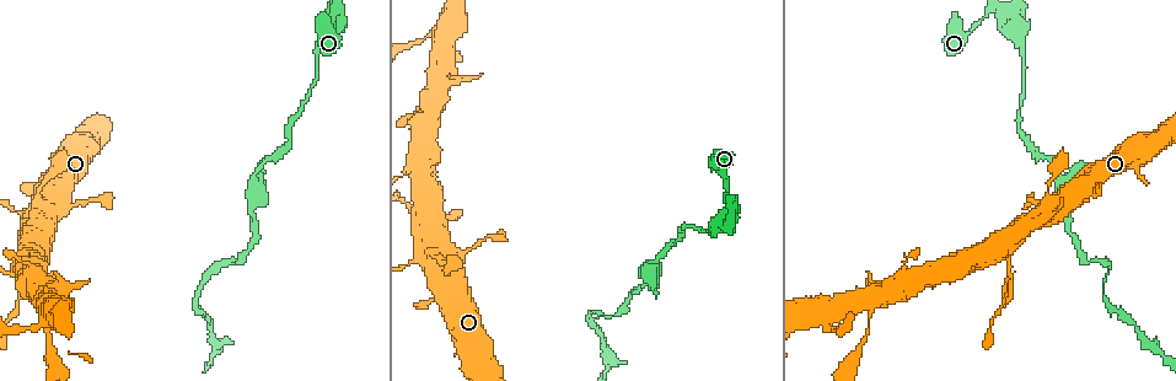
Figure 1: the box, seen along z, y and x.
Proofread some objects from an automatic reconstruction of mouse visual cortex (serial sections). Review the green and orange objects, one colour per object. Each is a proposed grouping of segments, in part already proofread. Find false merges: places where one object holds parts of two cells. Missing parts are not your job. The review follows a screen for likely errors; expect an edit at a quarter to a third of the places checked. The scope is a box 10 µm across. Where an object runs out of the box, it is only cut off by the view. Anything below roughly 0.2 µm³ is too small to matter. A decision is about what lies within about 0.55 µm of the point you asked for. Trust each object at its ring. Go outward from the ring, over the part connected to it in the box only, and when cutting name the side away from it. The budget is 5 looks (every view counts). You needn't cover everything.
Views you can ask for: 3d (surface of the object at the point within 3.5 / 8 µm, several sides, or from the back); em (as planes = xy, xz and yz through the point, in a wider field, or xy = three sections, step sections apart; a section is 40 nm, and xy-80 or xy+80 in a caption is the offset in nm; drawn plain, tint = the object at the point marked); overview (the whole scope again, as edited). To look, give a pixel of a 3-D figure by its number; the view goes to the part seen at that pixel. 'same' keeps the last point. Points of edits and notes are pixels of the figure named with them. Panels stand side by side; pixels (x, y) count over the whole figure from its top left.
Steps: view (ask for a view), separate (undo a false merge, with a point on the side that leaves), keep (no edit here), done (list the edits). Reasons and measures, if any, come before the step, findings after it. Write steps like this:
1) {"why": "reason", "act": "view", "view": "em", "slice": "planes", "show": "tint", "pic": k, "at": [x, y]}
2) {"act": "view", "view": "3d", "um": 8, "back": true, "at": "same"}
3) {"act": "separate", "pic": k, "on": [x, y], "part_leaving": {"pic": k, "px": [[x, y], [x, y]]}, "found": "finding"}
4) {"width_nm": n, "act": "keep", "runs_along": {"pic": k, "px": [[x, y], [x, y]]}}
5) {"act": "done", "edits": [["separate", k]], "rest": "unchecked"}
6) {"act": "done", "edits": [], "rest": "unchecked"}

{"why": "narrows sharply", "act": "view", "view": "3d", "um": 3.5, "pic": 1, "at": [1008, 288]}

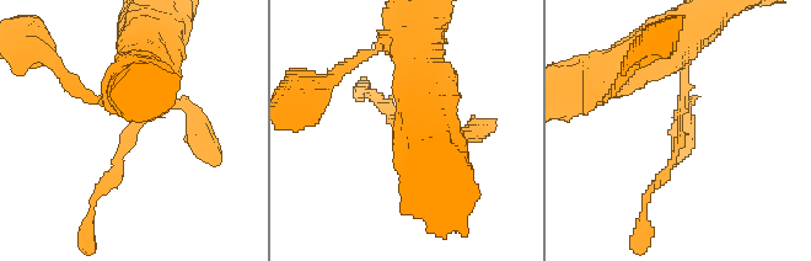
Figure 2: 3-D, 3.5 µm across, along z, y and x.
{"arm_widths_nm": [150, 150], "why": "shape alone is not enough", "act": "view", "view": "em", "slice": "xy", "step": 1, "show": "tint", "pic": 2, "at": [140, 128]}

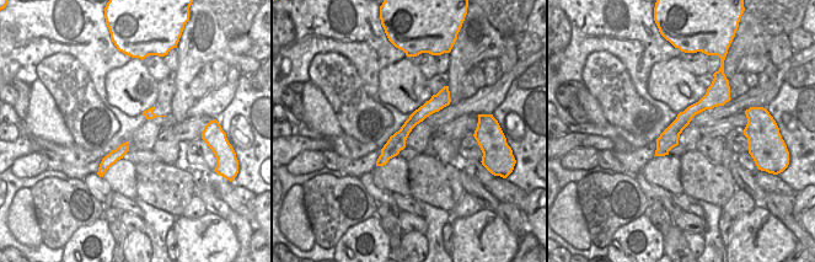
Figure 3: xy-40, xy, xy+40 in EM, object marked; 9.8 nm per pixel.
{"why": "another direction", "act": "view", "view": "em", "slice": "planes", "show": "tint", "at": "same"}

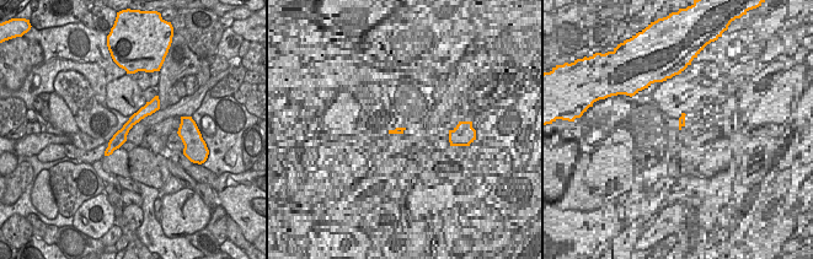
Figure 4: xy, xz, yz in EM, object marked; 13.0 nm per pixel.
{"act": "keep", "runs_along": {"pic": 4, "px": [[155, 101], [126, 128], [108, 151]]}, "found": "all the same cell"}

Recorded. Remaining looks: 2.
{"why": "thin neck", "act": "view", "view": "3d", "um": 8, "pic": 1, "at": [334, 13]}

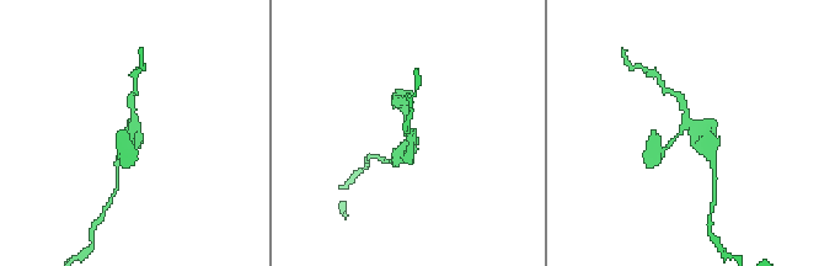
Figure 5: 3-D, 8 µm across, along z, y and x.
{"why": "shape alone is not enough", "act": "view", "view": "em", "slice": "xy", "step": 5, "show": "tint", "at": "same"}

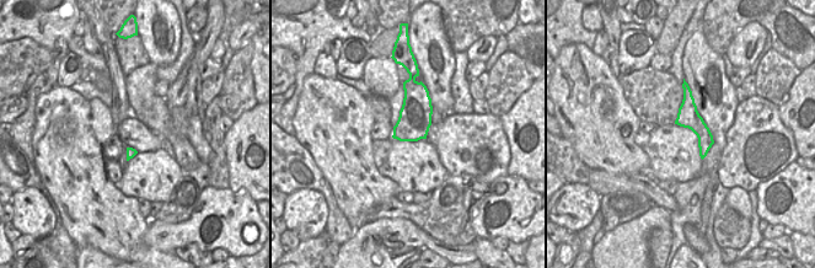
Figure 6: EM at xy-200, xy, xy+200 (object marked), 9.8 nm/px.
{"act": "keep", "runs_along": {"pic": 6, "px": [[686, 89], [703, 153]]}, "found": "all the same cell"}

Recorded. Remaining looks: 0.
{"act": "done", "edits": [], "rest": "unchecked"}

